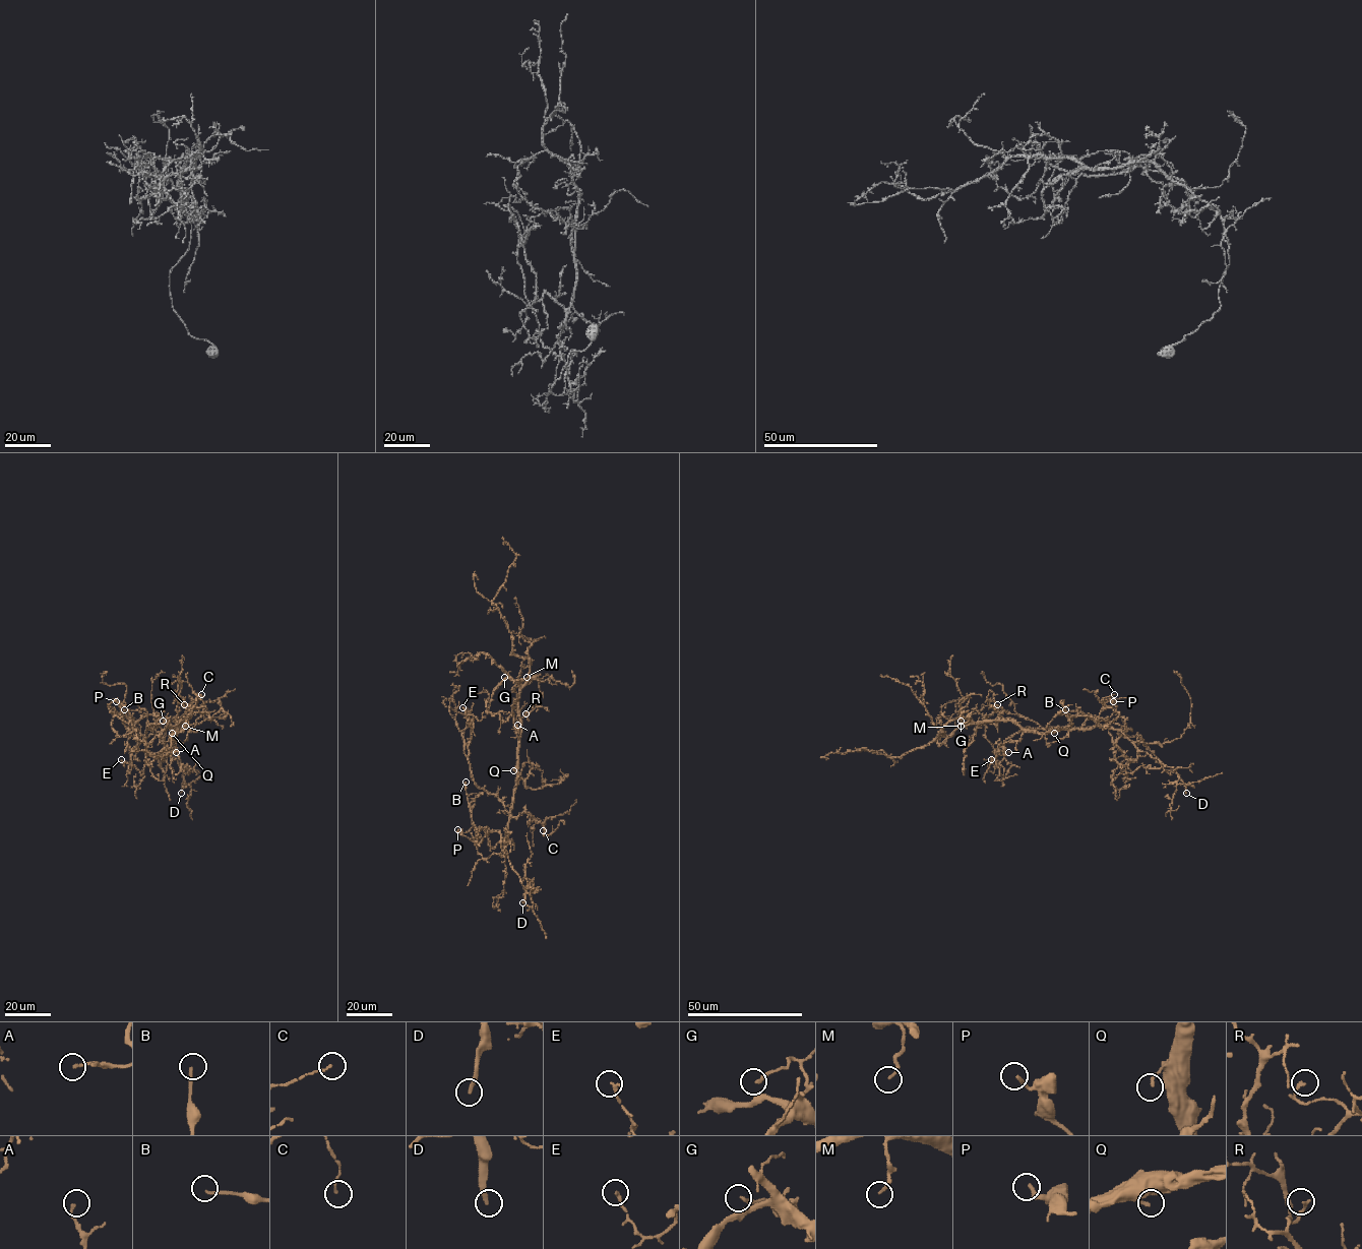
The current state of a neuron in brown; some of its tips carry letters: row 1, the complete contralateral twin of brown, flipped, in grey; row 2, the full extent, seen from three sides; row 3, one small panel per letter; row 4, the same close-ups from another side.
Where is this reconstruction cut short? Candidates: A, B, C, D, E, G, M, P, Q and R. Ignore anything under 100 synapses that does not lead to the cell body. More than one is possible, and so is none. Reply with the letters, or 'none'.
D

